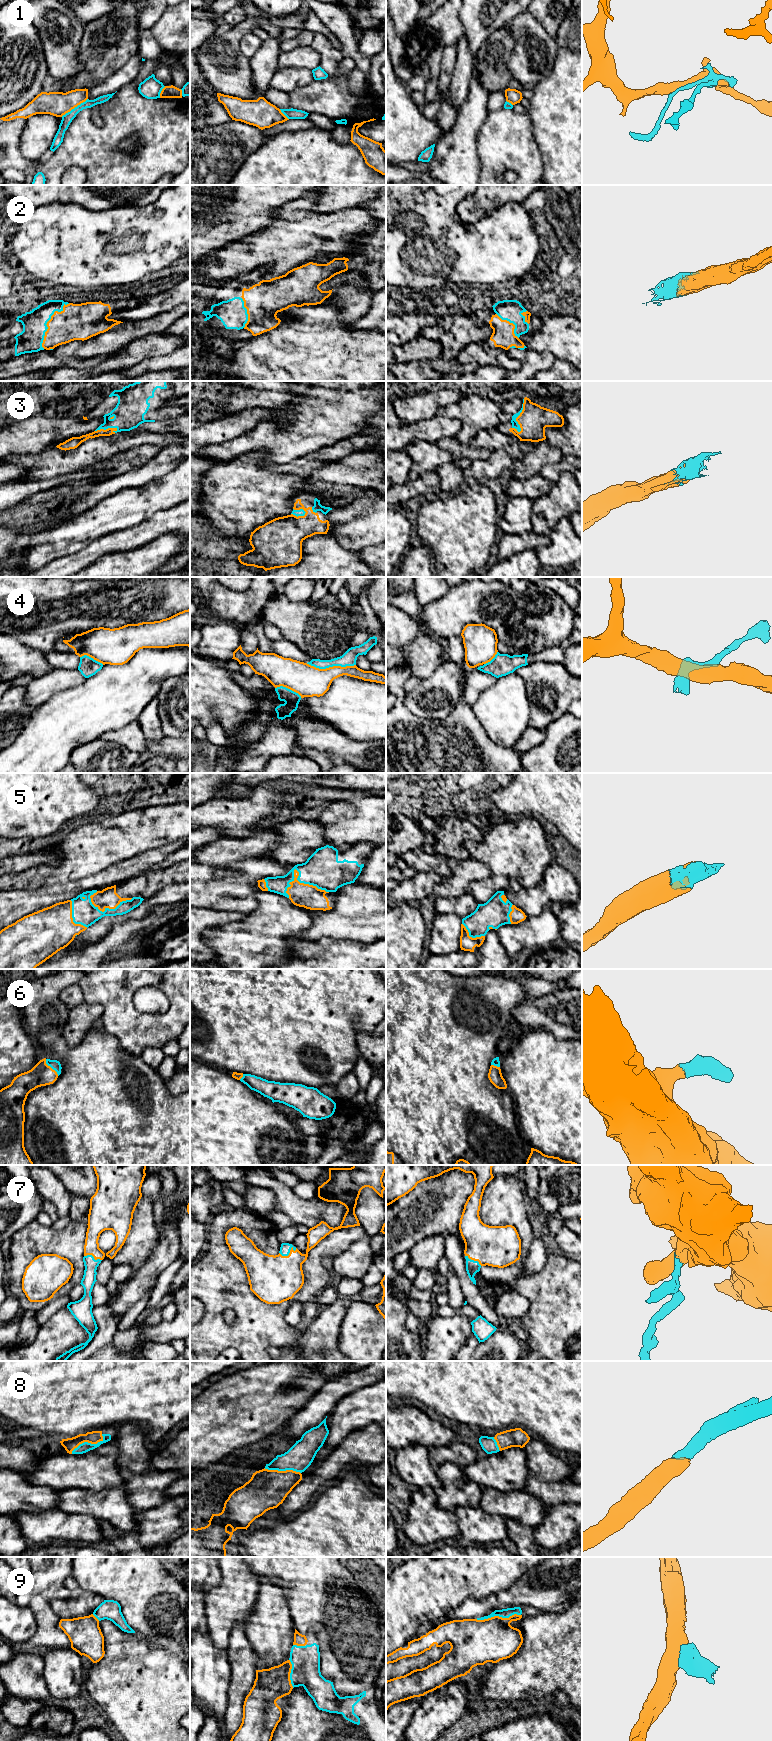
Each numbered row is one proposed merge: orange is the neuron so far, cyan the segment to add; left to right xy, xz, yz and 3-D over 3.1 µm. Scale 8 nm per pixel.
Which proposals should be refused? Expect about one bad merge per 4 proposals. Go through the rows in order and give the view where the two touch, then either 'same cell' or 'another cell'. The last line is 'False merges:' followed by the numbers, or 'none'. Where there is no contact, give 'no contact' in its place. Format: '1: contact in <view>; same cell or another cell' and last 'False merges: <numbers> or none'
1: contact in xy; another cell
2: contact in xy; same cell
3: contact in yz; same cell
4: contact in xz; another cell
5: contact in xz; same cell
6: contact in xy; same cell
7: contact in xz; same cell
8: contact in xy; same cell
9: contact in yz; same cell
False merges: 1, 4

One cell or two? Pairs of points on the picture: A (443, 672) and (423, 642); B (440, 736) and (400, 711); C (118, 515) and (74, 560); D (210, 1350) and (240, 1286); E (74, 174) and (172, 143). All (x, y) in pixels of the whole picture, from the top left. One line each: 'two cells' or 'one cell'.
A: two cells
B: one cell
C: two cells
D: one cell
E: two cells

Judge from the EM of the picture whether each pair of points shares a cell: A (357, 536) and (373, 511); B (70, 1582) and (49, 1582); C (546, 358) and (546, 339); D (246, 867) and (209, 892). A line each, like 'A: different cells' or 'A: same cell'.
A: same cell
B: different cells
C: different cells
D: same cell

